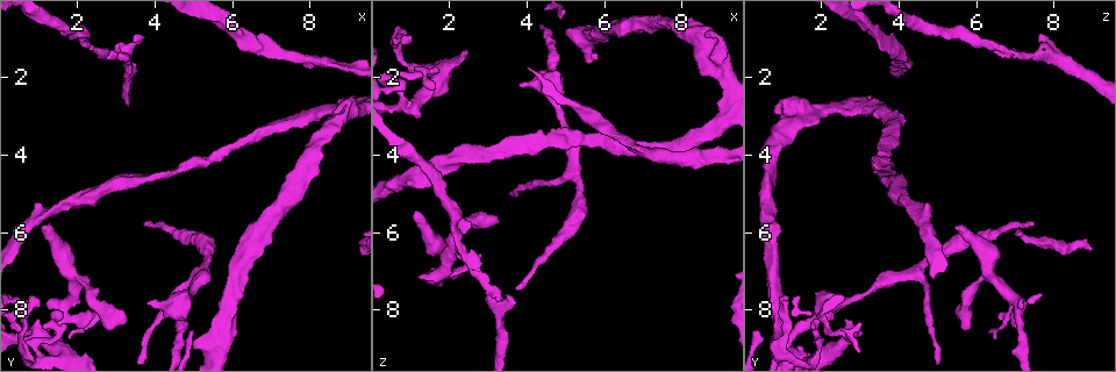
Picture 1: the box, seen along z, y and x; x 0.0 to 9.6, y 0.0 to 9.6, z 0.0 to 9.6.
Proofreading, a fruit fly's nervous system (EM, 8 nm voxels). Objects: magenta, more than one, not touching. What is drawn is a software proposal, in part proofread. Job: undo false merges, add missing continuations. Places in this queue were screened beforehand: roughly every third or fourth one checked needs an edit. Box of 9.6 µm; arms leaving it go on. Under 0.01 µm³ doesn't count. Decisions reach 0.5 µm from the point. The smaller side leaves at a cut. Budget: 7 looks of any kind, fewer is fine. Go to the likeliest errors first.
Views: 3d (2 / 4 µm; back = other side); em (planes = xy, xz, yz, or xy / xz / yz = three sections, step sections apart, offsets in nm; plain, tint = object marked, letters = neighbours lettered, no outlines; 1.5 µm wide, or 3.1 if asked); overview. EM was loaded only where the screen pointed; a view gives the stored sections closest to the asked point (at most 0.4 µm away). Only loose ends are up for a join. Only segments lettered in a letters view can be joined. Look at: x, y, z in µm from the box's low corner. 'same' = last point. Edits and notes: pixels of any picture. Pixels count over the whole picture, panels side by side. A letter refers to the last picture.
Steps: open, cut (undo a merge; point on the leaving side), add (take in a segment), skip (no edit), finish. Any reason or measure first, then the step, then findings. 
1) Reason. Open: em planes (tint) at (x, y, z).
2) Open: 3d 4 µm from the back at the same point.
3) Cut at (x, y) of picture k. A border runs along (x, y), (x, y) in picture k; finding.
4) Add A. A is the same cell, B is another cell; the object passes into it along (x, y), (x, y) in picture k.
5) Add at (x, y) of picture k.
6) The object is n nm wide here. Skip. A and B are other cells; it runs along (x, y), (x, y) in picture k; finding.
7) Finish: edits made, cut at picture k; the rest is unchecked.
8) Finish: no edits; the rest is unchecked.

Open: em xy step 4 (letters) at (3.55, 0.85, 7.75).

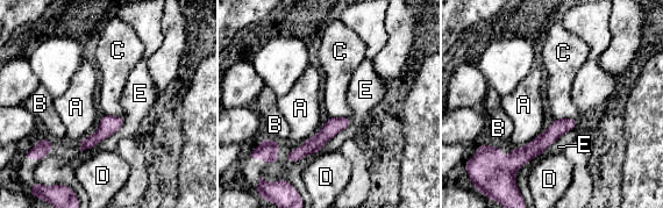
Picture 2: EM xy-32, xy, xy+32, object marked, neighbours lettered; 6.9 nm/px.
Cut it another way. Open: em planes (letters) at the same point.

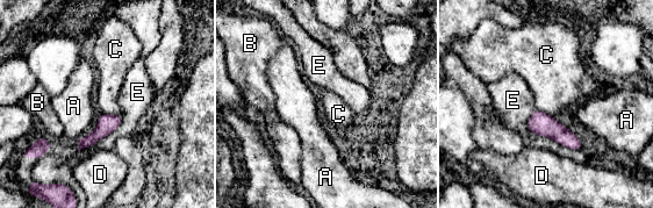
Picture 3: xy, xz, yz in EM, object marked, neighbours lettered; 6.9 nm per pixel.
The object is 140 nm wide here. Skip. A, B, C, D and E are other cells; a border runs along (102, 113), (120, 115) in picture 3; no lettered segment goes on from it.

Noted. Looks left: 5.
Free end. Open: 3d 2 µm at (3.70, 5.85, 7.50).

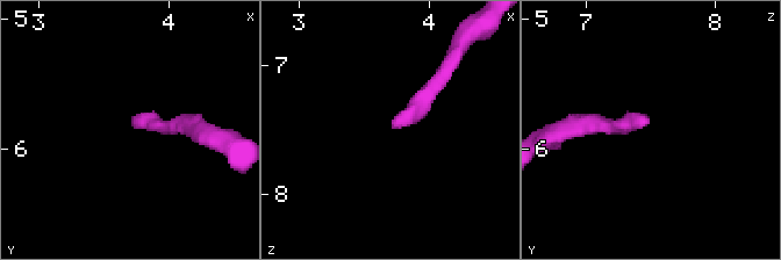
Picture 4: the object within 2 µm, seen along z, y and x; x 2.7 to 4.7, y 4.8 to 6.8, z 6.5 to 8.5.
Open: em planes (letters) at (3.72, 5.80, 7.48).

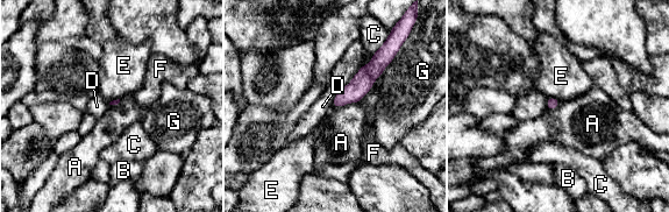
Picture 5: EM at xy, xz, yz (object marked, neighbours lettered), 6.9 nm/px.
Skip. A, B, C, D, E, F and G are other cells; a border runs along (357, 103), (347, 103), (333, 107) in picture 5; none of them fits.

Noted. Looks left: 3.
Free end. Open: 3d 2 µm at (8.95, 2.95, 2.70).

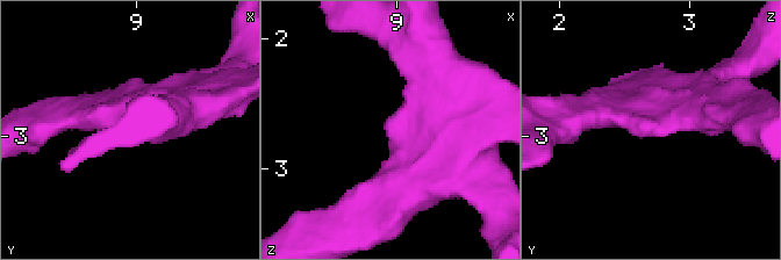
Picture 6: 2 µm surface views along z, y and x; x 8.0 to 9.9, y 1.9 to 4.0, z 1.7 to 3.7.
Now the EM. Open: em planes (letters) at (8.96, 2.94, 2.68).

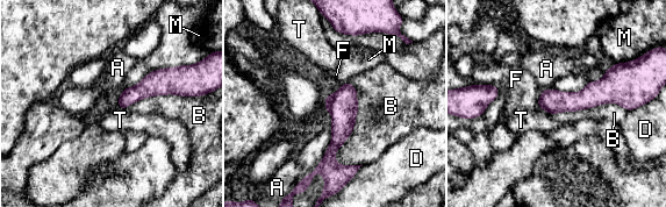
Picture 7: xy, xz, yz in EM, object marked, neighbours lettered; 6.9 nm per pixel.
Skip. A, B, D, F, M and T are other cells; a border runs along (348, 81), (362, 165) in picture 7; none of them fits.

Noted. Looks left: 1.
Finish: no edits; the rest is unchecked.

